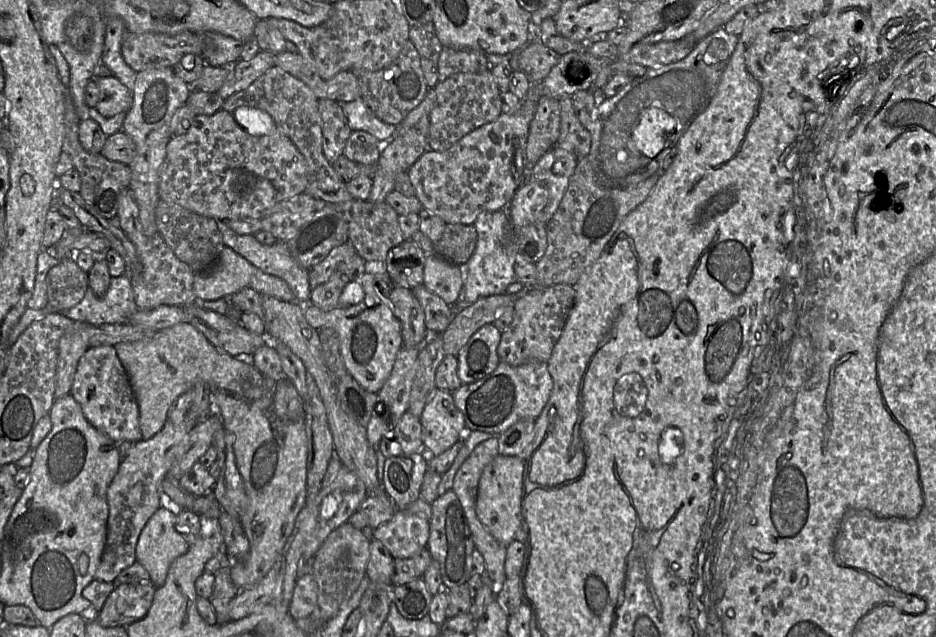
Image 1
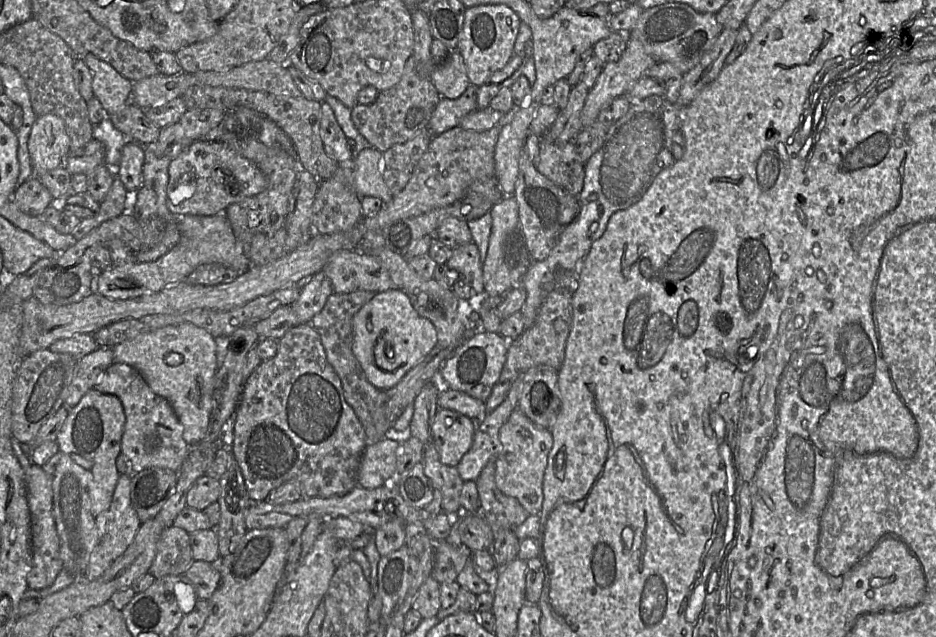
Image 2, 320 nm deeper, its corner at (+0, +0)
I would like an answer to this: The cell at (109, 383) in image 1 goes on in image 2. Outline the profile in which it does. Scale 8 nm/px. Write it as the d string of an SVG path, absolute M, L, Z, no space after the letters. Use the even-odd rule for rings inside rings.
M112 363L93 389L117 396L123 405L125 425L121 453L128 459L134 472L152 467L175 472L180 470L190 447L183 438L183 426L170 403L155 394L137 370L127 364Z

